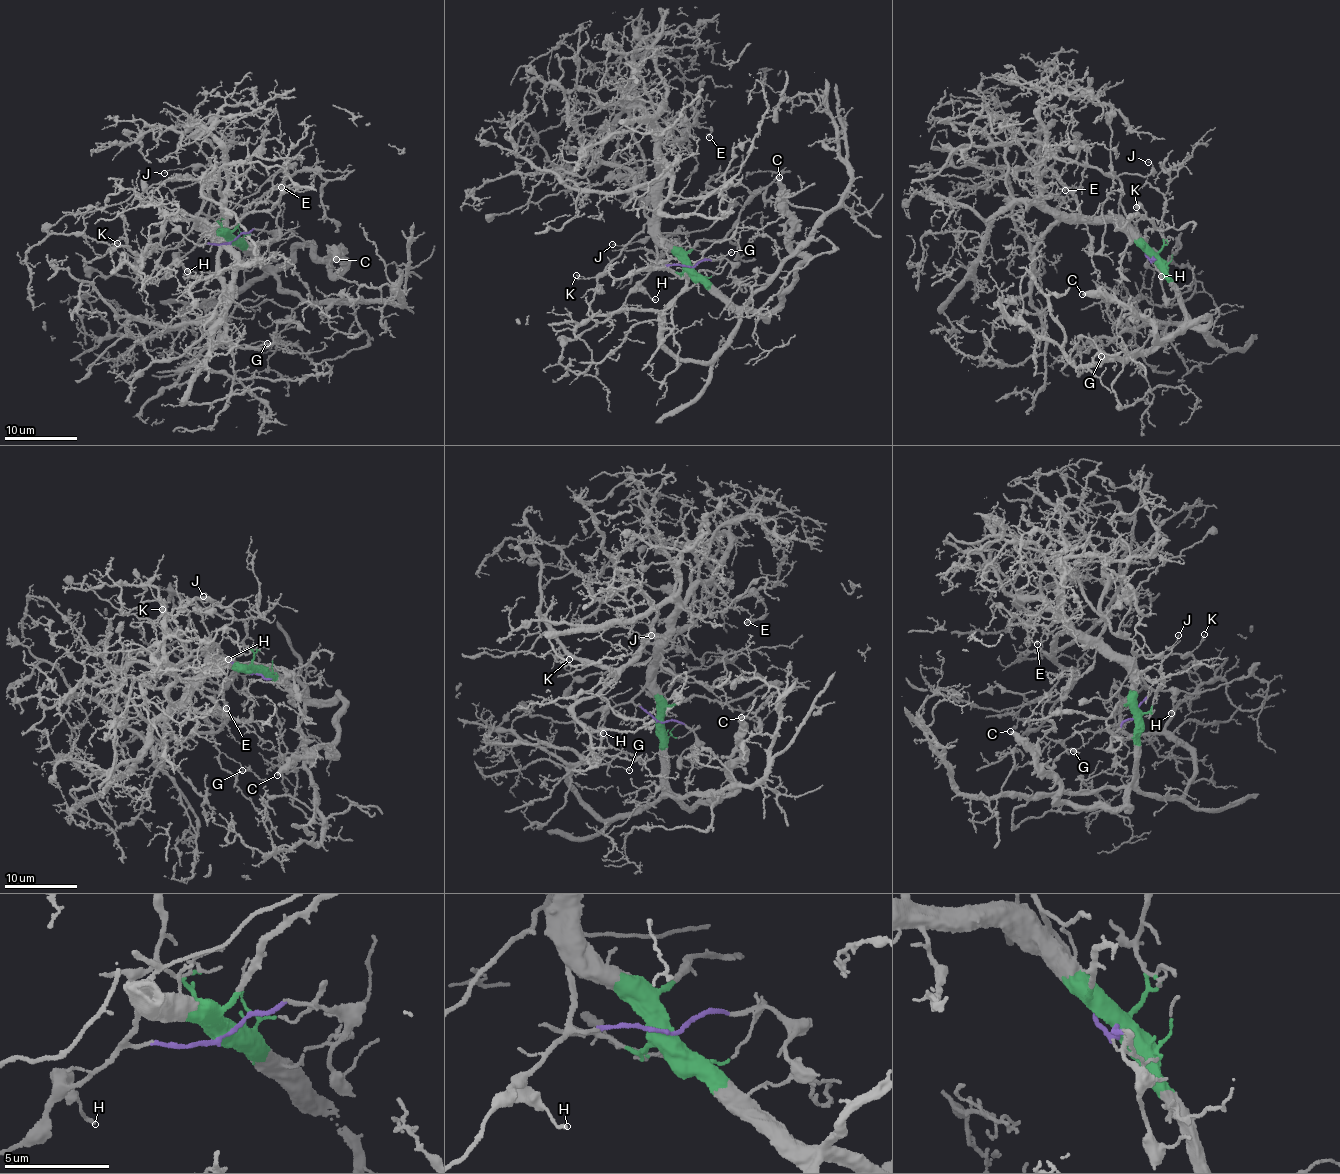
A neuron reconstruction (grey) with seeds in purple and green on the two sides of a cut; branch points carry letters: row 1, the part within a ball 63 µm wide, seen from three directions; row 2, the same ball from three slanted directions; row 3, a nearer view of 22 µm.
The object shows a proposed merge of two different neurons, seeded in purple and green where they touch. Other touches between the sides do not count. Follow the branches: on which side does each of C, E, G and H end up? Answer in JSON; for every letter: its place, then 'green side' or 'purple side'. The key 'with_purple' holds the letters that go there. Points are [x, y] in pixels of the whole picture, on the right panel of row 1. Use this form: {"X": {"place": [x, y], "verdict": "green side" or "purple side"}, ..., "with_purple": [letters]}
{"C": {"place": [1082, 294], "verdict": "green side"}, "E": {"place": [1065, 190], "verdict": "green side"}, "G": {"place": [1101, 356], "verdict": "green side"}, "H": {"place": [1161, 276], "verdict": "purple side"}, "with_purple": ["H"]}

